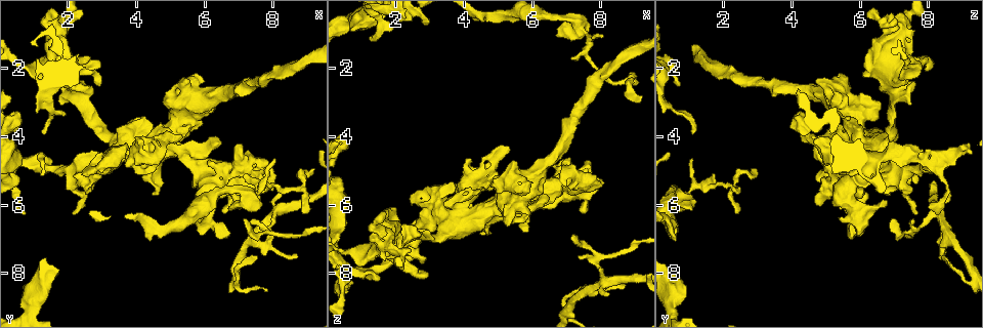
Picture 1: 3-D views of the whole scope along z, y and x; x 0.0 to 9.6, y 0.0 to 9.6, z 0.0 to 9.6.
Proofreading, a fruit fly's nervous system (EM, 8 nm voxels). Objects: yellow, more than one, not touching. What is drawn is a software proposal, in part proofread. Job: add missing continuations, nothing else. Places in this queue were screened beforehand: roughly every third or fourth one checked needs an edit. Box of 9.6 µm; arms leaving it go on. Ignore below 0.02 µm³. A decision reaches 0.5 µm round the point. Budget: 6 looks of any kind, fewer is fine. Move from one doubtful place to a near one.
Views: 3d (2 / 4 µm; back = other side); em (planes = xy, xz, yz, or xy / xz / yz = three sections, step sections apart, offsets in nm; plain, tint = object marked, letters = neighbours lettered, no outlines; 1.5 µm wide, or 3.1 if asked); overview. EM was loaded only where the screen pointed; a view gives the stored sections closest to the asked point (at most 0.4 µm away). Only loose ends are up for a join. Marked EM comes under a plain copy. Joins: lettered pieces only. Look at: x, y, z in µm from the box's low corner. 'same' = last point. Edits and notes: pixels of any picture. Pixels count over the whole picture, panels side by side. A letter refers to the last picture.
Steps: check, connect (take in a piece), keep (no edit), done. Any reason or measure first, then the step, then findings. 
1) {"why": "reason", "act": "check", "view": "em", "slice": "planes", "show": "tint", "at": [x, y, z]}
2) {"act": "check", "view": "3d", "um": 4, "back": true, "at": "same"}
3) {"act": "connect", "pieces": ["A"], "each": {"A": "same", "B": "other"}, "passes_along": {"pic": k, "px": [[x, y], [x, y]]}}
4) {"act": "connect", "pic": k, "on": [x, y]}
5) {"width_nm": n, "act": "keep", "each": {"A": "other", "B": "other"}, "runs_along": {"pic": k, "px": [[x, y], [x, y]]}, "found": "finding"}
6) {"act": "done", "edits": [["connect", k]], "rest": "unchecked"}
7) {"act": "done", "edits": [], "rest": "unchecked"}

{"why": "an open end", "act": "check", "view": "3d", "um": 2, "at": [2.10, 6.25, 7.60]}

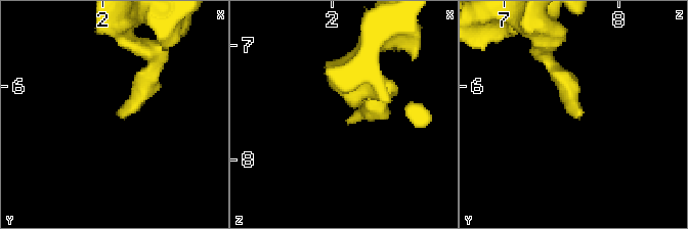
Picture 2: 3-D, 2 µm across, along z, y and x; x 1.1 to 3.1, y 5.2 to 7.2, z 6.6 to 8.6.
{"why": "now the EM", "act": "check", "view": "em", "slice": "xz", "step": 8, "show": "letters", "at": [2.12, 6.28, 7.64]}

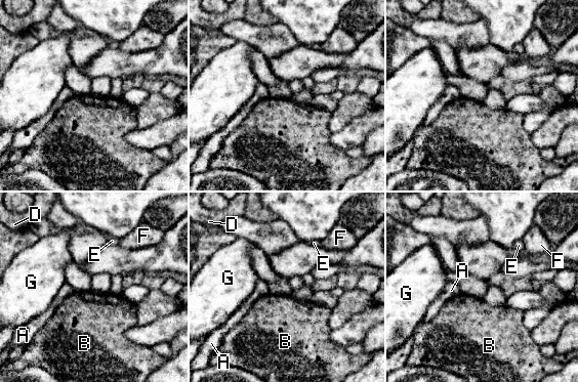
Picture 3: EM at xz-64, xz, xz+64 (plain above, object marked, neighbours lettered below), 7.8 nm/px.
{"act": "check", "view": "em", "slice": "planes", "show": "letters", "at": "same"}

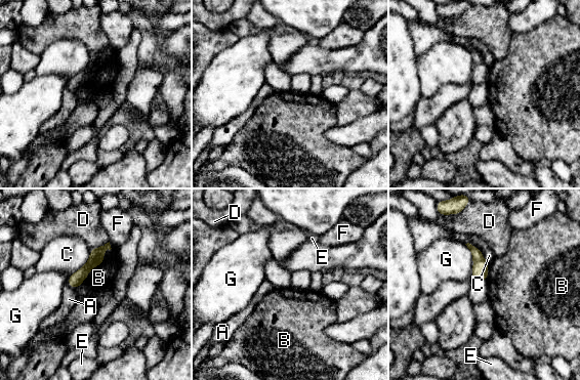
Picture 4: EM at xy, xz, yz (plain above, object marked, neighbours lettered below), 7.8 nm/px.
{"act": "keep", "each": {"A": "other", "B": "other", "C": "other", "D": "other", "E": "other", "F": "other", "G": "other"}, "runs_along": {"pic": 4, "px": [[107, 246], [73, 284]]}, "found": "no lettered piece goes on from it"}

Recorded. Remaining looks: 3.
{"why": "branch stops here", "act": "check", "view": "em", "slice": "yz", "step": 8, "show": "tint", "at": [2.85, 5.25, 6.30]}

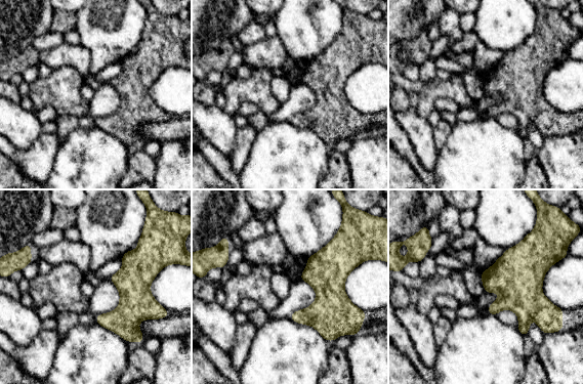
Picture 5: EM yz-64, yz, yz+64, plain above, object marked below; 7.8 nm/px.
{"why": "another direction", "act": "check", "view": "em", "slice": "planes", "show": "letters", "at": "same"}

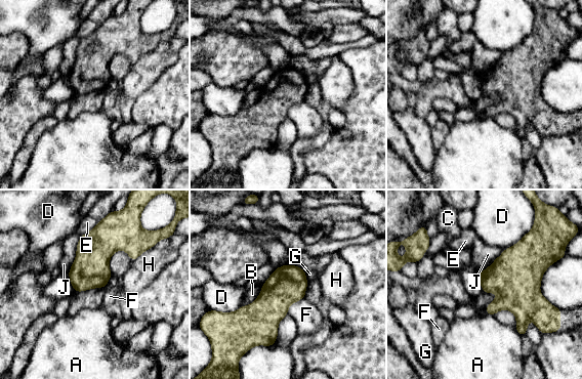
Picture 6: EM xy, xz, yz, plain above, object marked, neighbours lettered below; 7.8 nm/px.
{"longest_contact_nm": ["J", 320], "act": "keep", "each": {"A": "other", "B": "other", "C": "other", "D": "other", "E": "other", "F": "other", "G": "other", "H": "other", "J": "other"}, "border": {"pic": 6, "px": [[111, 275], [111, 278], [104, 287]]}, "found": "no lettered piece goes on from it"}

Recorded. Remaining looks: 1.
{"act": "done", "edits": [], "rest": "unchecked"}

